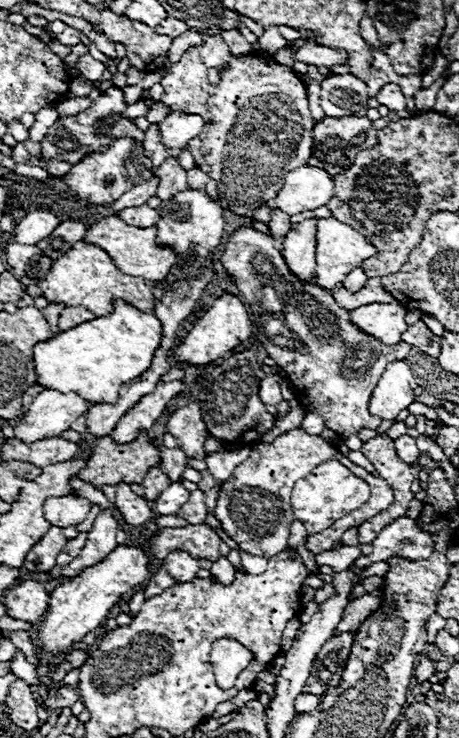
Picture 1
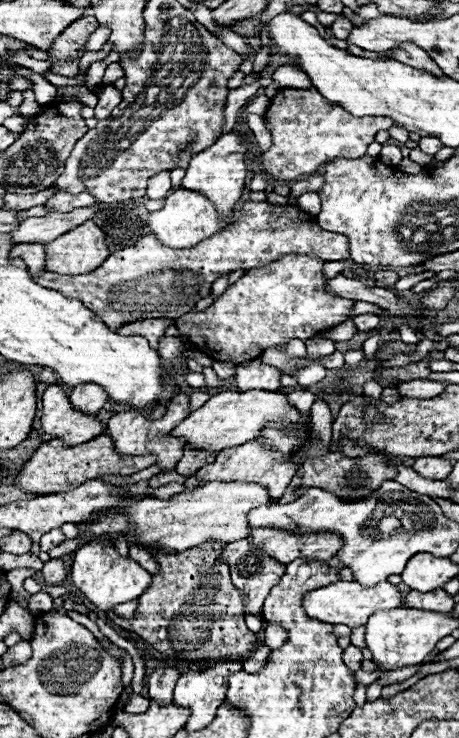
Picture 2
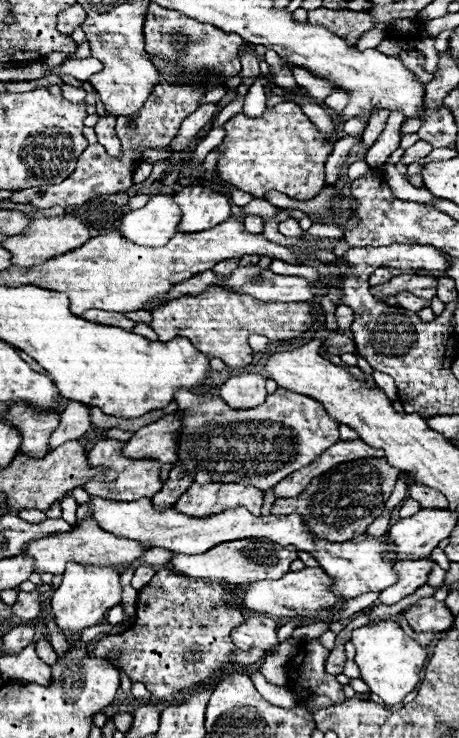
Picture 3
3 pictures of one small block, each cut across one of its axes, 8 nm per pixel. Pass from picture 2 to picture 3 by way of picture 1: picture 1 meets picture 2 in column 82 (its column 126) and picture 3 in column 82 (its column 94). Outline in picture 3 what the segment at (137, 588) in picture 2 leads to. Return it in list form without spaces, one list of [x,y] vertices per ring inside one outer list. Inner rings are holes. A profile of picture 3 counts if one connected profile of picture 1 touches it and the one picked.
[[[68,564],[64,572],[64,580],[60,588],[54,590],[50,600],[52,614],[56,624],[64,632],[80,632],[84,628],[96,626],[104,620],[104,614],[122,602],[122,584],[120,572],[108,566],[84,566],[84,564]]]

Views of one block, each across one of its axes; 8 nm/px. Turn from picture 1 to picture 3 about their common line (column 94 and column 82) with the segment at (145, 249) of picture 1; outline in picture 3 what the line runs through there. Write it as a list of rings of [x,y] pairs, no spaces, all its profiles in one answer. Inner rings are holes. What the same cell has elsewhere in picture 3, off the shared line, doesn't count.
[[[64,214],[64,216],[50,216],[50,218],[34,218],[30,228],[24,234],[18,236],[10,236],[2,248],[12,252],[12,264],[20,266],[20,268],[32,268],[32,266],[40,266],[64,252],[72,252],[76,248],[80,248],[84,242],[90,240],[88,228],[78,220],[78,216],[74,214]]]

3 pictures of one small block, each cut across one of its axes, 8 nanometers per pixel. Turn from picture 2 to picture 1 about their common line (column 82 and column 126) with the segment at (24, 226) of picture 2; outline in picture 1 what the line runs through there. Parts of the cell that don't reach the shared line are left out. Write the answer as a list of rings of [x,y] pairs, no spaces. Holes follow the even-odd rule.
[[[148,204],[134,206],[134,208],[124,208],[118,216],[126,224],[132,224],[132,226],[138,226],[138,228],[148,228],[148,226],[156,224],[156,220],[158,220],[158,212],[154,208],[150,208]]]

